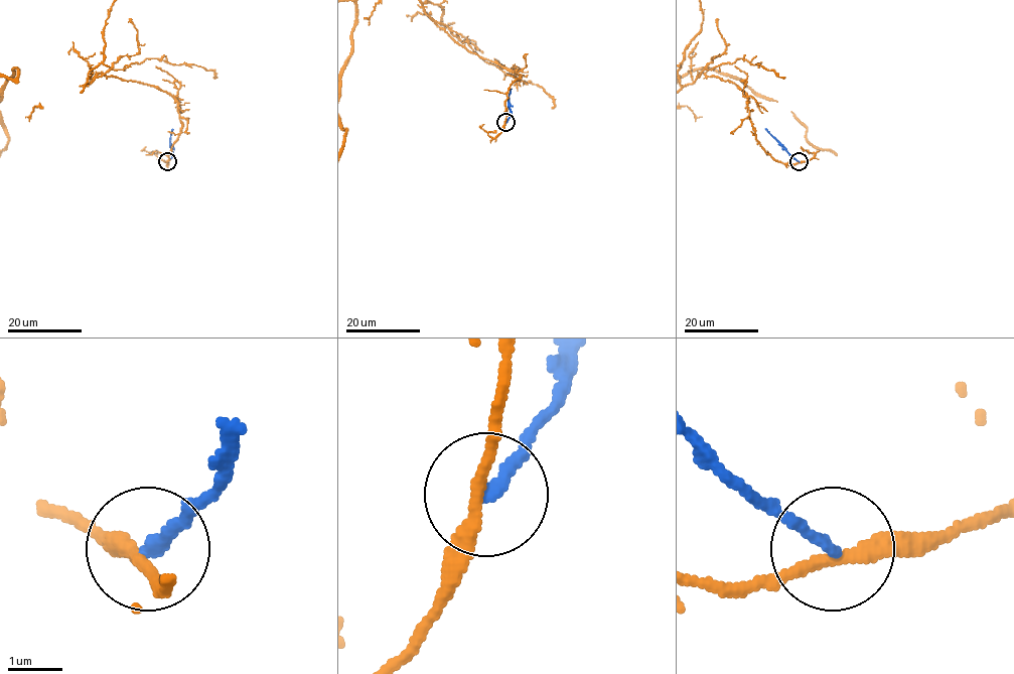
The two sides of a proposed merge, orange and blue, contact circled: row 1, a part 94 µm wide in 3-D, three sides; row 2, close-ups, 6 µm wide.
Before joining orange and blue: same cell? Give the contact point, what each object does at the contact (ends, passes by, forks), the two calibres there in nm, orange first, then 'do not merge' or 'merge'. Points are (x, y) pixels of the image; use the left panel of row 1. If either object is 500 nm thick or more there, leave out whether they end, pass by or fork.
(167, 161) | orange passes by | blue ends | 240/240 nm | do not merge

